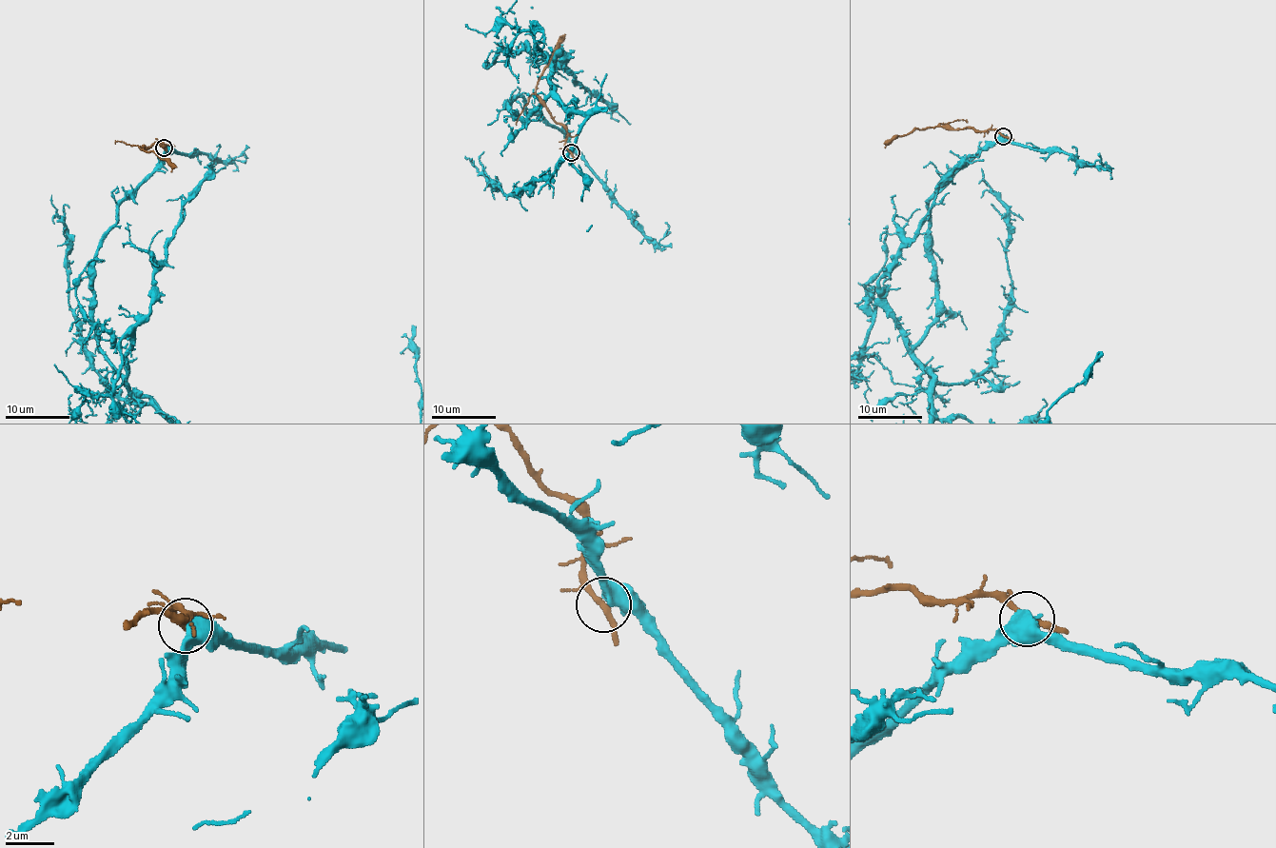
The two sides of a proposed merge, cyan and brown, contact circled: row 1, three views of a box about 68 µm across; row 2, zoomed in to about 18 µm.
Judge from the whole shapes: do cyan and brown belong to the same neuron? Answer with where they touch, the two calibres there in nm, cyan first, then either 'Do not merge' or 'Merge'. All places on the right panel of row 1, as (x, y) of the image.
Place: (1003, 136). Thickness 600 nm (cyan) against 240 nm. Do not merge

